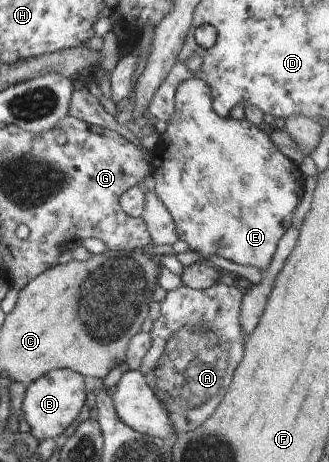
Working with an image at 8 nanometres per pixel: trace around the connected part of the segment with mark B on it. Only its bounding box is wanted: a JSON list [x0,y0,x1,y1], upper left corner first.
[22,370,91,441]

